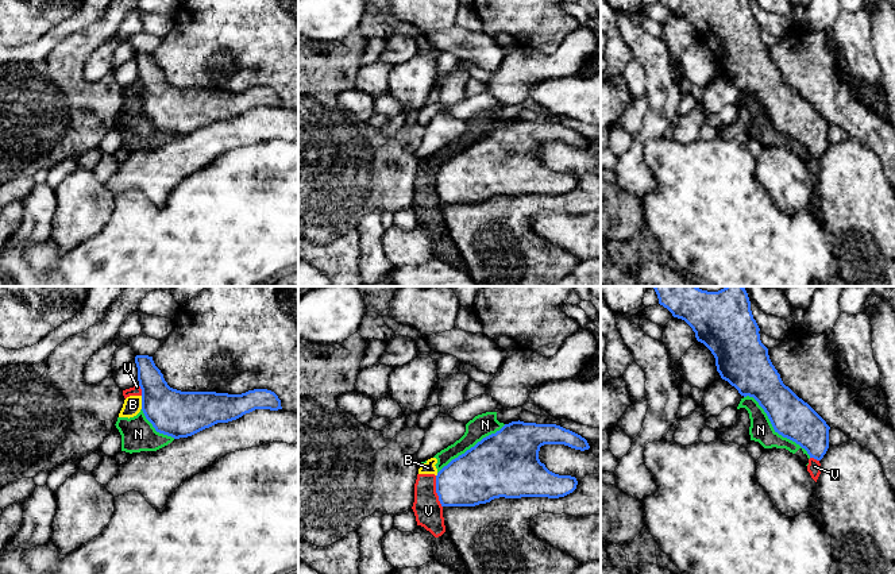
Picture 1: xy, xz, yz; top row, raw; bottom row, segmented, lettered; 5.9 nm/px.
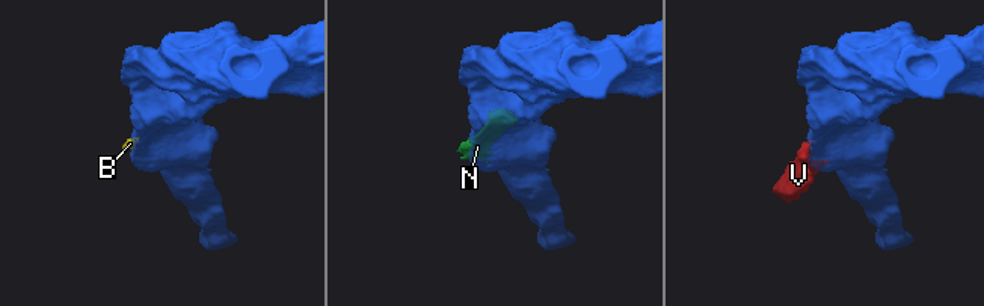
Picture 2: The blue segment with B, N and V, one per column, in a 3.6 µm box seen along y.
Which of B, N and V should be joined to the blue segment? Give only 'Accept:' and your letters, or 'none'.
Accept: none

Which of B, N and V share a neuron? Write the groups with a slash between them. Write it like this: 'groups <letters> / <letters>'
groups B N V

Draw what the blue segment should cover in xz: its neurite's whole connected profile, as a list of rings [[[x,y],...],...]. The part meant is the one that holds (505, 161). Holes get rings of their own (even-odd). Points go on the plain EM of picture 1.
[[[512,119],[437,170],[436,190],[441,204],[475,204],[499,194],[559,196],[572,190],[578,182],[575,174],[555,172],[540,159],[539,149],[544,142],[564,142],[580,149],[590,146],[585,135],[560,123]]]

